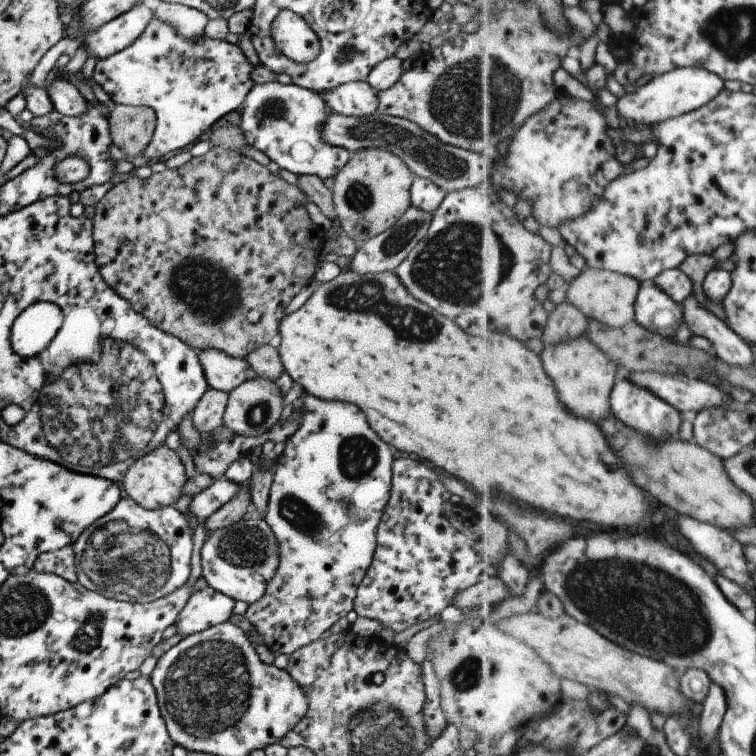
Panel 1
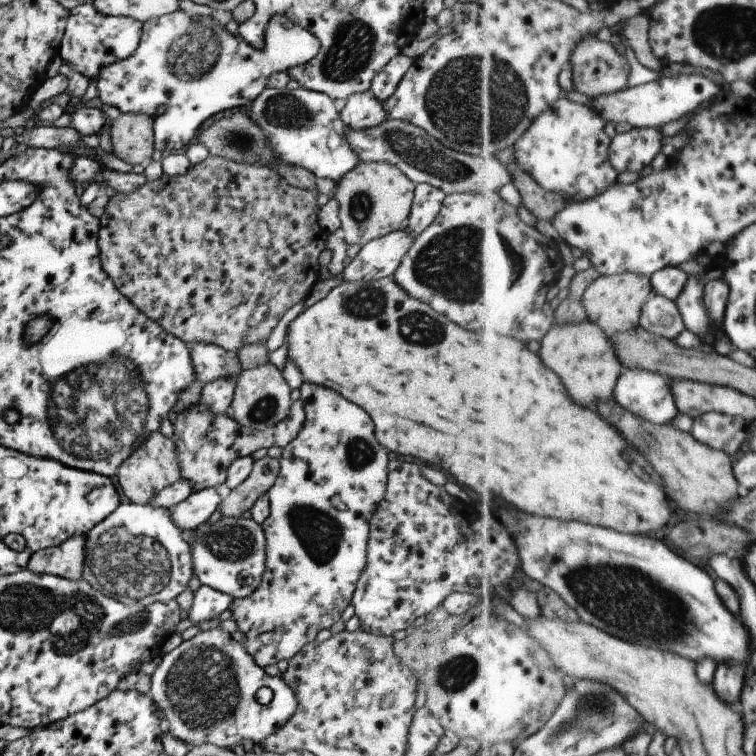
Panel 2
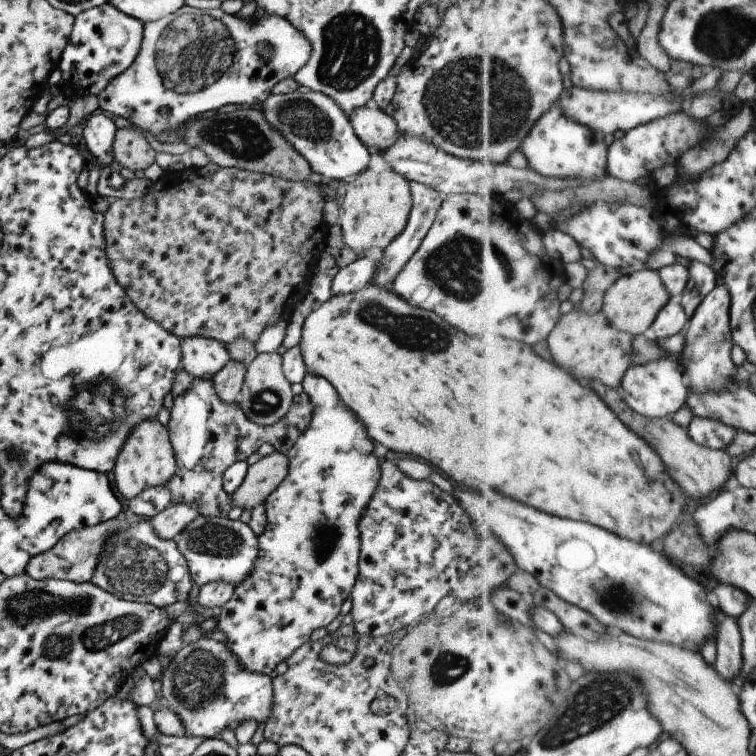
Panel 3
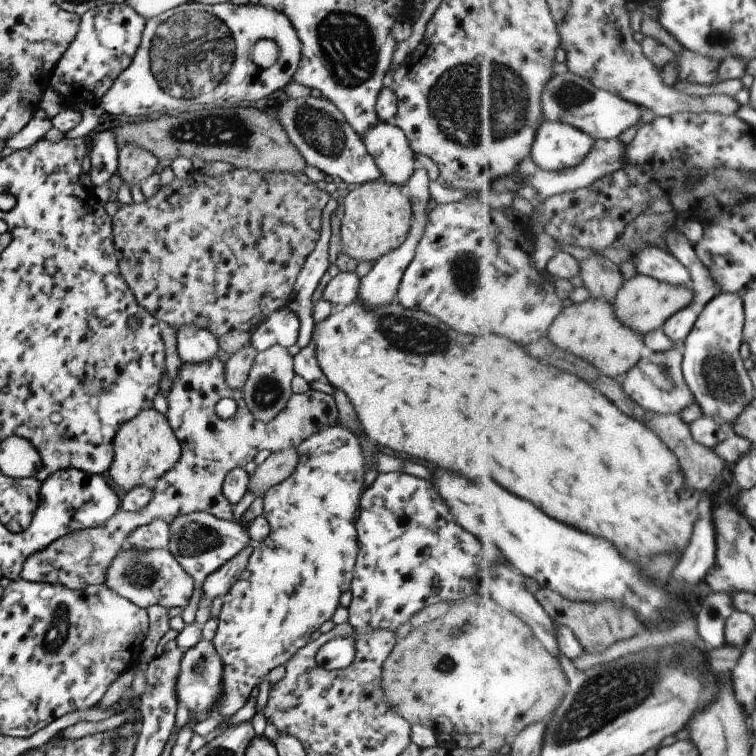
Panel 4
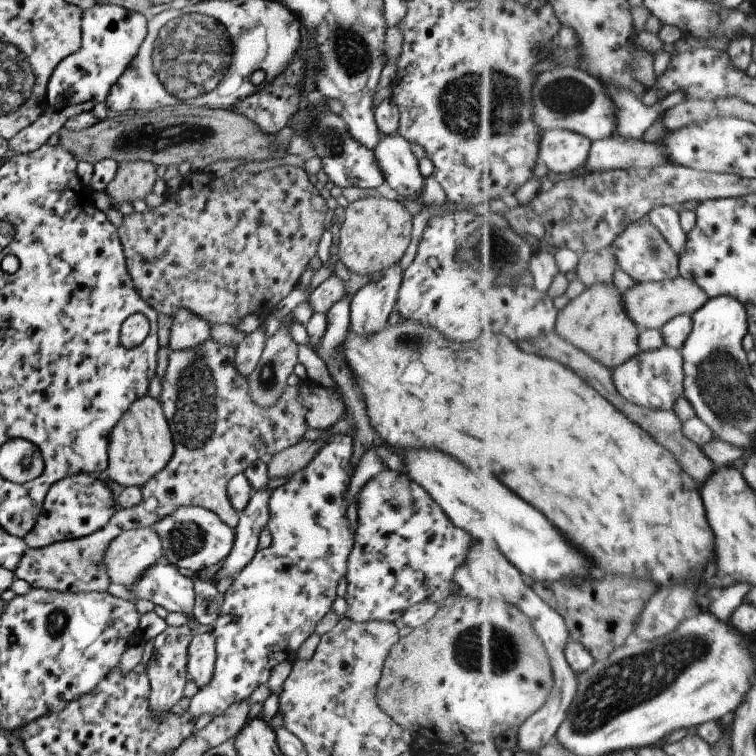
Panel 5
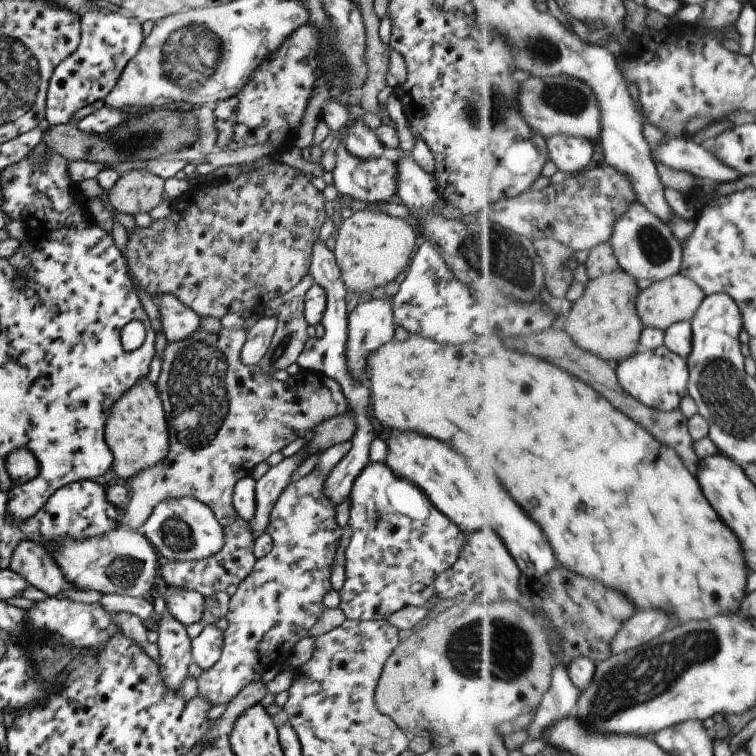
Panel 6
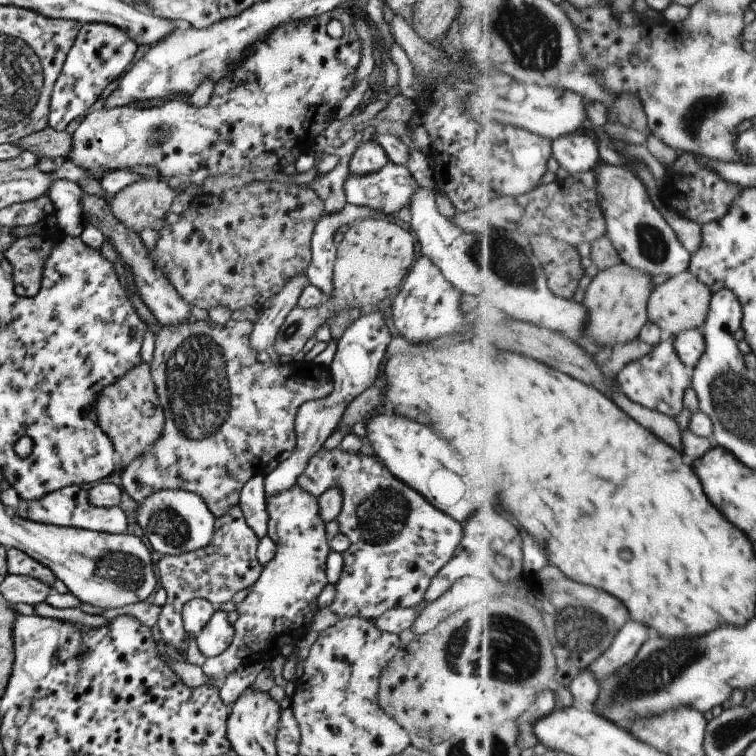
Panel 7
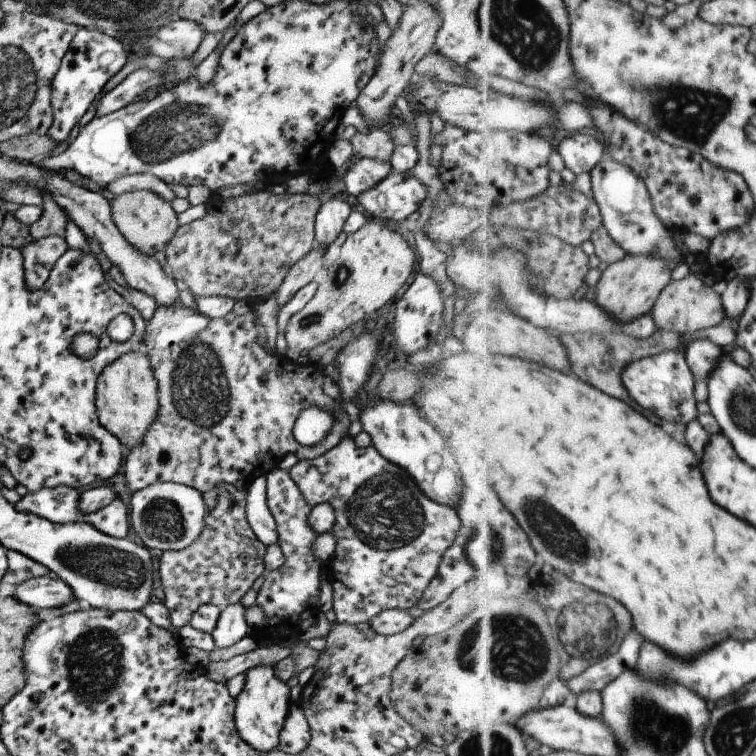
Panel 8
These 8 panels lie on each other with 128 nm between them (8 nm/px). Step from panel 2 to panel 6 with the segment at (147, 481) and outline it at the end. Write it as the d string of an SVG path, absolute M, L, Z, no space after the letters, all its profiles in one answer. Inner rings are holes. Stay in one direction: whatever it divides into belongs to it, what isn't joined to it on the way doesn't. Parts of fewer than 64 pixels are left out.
M149 377L137 381L110 406L103 425L103 436L112 454L110 470L123 480L162 461L168 449L168 430L162 404Z

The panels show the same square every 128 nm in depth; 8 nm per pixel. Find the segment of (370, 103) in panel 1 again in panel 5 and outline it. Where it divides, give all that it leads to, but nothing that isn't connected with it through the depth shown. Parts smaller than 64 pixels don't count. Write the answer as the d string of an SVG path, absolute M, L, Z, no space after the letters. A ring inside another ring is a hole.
M397 134L382 136L372 150L384 181L405 199L416 196L424 185L418 160L411 153L409 143Z

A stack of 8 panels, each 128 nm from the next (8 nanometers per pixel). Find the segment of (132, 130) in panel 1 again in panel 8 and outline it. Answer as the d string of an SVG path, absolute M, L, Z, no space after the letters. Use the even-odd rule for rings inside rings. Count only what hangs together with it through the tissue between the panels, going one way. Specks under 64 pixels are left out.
M133 191L117 195L110 204L111 218L125 240L139 253L155 258L155 252L164 252L169 239L177 230L177 212L165 199L149 191Z

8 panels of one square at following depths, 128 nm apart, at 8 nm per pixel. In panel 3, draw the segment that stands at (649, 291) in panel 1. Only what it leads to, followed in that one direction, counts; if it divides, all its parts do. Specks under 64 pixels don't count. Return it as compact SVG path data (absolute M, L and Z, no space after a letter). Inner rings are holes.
M669 300L669 305L661 310L661 313L657 316L657 321L653 322L650 335L658 339L676 336L687 329L691 320L680 300Z

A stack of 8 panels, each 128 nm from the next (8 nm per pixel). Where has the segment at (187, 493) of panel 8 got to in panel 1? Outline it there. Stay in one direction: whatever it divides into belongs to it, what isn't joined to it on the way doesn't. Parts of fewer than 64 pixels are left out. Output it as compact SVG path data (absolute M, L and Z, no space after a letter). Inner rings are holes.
M241 517L227 527L211 531L200 548L200 576L214 591L245 604L252 603L265 592L265 585L276 572L278 546L263 517Z

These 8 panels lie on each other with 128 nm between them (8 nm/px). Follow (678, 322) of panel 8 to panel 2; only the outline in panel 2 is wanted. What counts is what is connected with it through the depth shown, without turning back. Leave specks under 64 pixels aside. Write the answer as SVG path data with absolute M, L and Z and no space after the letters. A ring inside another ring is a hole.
M637 273L605 275L588 287L583 304L586 306L589 320L597 323L609 335L612 332L625 332L640 325L642 310L653 294L652 277Z

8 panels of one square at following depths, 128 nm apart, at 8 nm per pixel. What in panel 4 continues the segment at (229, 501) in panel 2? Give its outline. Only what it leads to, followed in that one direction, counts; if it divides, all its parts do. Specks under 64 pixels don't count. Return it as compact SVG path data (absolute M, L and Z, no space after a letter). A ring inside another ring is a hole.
M289 447L283 450L278 450L272 452L265 458L265 460L257 465L254 473L248 477L247 491L253 492L254 496L263 496L264 492L279 484L281 481L284 481L292 472L293 469L297 466L298 463L298 454L296 447Z

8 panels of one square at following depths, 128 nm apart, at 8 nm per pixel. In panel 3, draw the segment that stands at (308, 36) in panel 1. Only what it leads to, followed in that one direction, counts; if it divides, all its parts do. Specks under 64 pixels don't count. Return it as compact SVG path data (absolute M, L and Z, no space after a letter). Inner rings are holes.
M184 5L157 21L142 24L142 40L137 56L126 70L109 80L107 86L96 95L98 108L103 113L109 112L110 115L125 118L156 138L159 135L159 140L164 140L163 134L170 134L173 140L185 122L193 120L193 116L199 113L217 110L228 104L253 106L263 102L277 82L292 78L305 65L309 54L309 40L285 18L261 16L251 22L249 19L242 20L235 15L225 14L219 7L203 12ZM263 44L273 48L269 62L257 54Z

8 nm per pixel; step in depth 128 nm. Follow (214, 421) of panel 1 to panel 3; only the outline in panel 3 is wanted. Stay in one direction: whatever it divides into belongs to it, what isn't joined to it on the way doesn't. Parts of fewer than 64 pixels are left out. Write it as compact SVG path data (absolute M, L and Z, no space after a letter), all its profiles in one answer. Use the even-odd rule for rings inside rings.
M229 359L211 377L213 388L224 403L236 403L239 400L245 371L246 366L242 362Z

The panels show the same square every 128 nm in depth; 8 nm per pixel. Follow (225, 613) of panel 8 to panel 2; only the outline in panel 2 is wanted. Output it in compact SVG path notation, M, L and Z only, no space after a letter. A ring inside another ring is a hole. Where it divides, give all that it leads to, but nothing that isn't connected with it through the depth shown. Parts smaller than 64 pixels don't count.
M219 628L200 631L161 656L159 664L150 676L149 696L159 705L164 730L172 737L193 747L209 743L222 749L230 749L243 738L251 740L253 744L261 744L269 733L289 720L297 706L292 690L280 676L267 675L253 662L241 643L232 640L230 634L221 632ZM261 686L267 686L272 690L272 699L266 705L259 705L255 701L255 692Z

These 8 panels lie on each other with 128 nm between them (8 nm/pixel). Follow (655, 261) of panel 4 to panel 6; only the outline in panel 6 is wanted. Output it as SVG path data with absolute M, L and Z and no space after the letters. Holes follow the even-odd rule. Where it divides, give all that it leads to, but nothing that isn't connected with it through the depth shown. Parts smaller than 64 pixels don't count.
M634 200L618 218L610 240L620 268L632 274L637 280L662 281L681 272L684 250L673 229L653 214L639 200Z

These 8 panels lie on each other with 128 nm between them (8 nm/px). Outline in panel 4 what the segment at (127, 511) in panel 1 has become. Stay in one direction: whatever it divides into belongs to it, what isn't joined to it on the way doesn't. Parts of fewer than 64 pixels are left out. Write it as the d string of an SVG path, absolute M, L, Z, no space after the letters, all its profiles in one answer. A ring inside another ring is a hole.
M121 546L106 570L104 582L114 593L135 604L139 608L159 605L166 609L179 606L183 609L192 596L193 579L177 564L166 549L139 550Z

